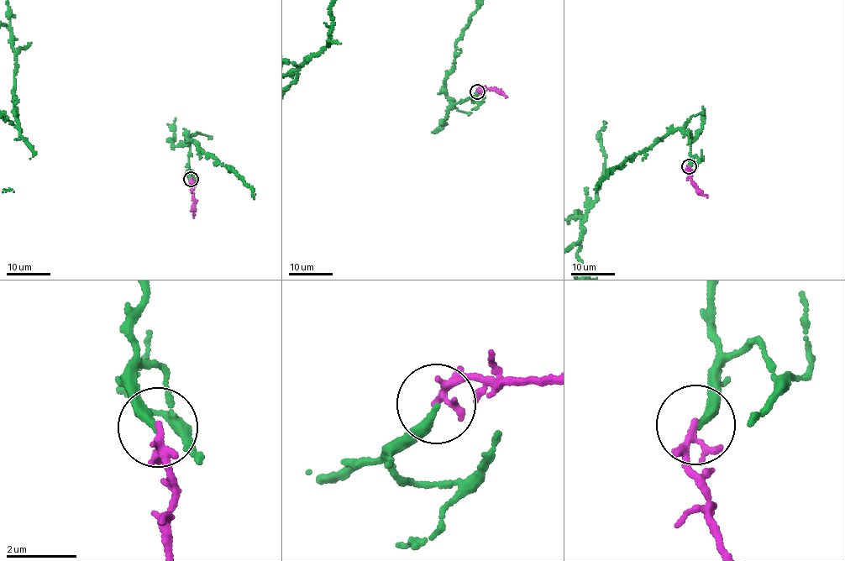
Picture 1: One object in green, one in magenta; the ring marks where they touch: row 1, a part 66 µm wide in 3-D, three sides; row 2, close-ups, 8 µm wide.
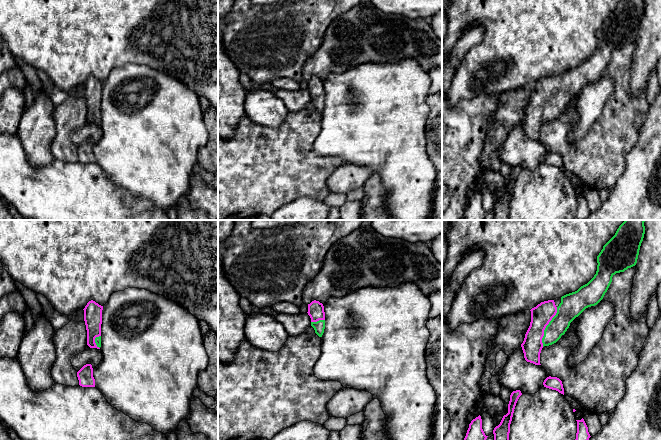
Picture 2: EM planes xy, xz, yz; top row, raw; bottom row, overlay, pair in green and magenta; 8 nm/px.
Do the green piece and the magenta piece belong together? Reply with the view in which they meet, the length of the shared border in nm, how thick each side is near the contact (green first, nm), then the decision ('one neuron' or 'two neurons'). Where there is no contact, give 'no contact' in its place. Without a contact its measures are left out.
yz | 340 nm | 180/170 nm | one neuron

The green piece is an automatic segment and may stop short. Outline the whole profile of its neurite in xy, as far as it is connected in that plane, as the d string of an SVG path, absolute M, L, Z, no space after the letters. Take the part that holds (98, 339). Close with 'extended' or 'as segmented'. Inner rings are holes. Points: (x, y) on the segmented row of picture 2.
M91 300L83 310L87 330L87 345L90 348L100 349L103 306Z; extended

